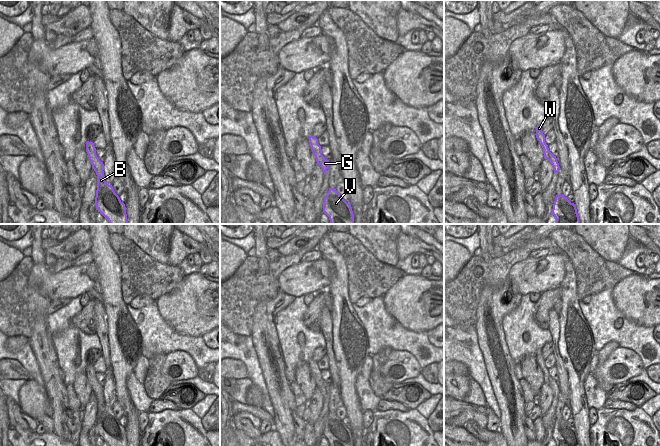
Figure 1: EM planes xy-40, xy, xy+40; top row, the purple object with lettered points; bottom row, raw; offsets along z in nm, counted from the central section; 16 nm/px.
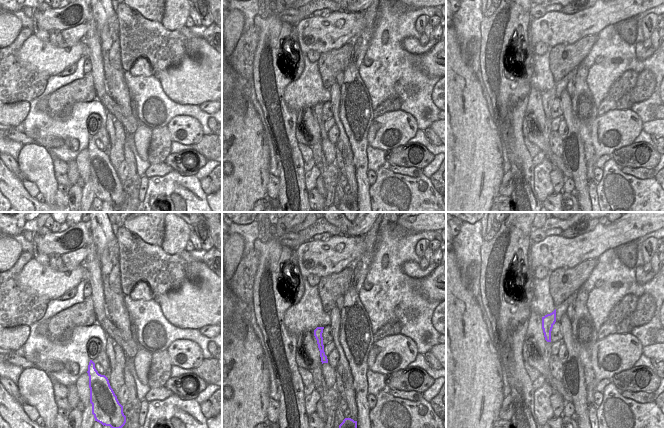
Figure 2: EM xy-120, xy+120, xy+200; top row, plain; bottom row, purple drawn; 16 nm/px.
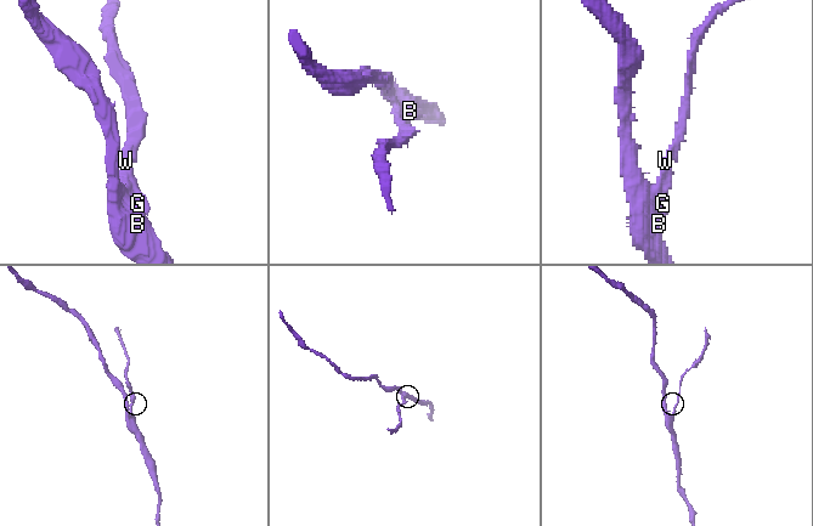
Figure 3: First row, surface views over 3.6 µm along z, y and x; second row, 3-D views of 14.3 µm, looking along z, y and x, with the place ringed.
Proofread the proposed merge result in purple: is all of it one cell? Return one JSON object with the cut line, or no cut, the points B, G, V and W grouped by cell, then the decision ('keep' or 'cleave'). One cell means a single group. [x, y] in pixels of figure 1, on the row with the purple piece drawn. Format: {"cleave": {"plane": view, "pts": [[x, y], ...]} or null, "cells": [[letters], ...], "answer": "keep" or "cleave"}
{"cleave": {"plane": "xy+40", "pts": [[541, 143], [544, 154], [549, 159]]}, "cells": [["B", "G", "V"], ["W"]], "answer": "cleave"}

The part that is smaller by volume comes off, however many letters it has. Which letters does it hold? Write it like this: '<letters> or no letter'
W

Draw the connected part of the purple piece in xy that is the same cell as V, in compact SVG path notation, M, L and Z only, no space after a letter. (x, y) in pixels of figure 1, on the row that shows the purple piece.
M329 188L324 198L323 212L331 224L354 224L354 215L350 203L347 203L336 189Z

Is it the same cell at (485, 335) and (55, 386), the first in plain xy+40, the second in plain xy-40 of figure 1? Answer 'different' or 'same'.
same

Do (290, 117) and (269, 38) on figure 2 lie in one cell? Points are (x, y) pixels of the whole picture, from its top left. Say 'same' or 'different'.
same

